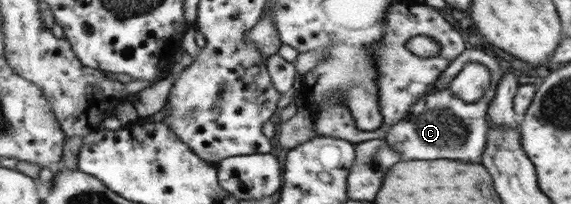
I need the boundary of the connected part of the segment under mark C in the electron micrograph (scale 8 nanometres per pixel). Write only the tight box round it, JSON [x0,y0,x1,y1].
[386,48,501,164]

